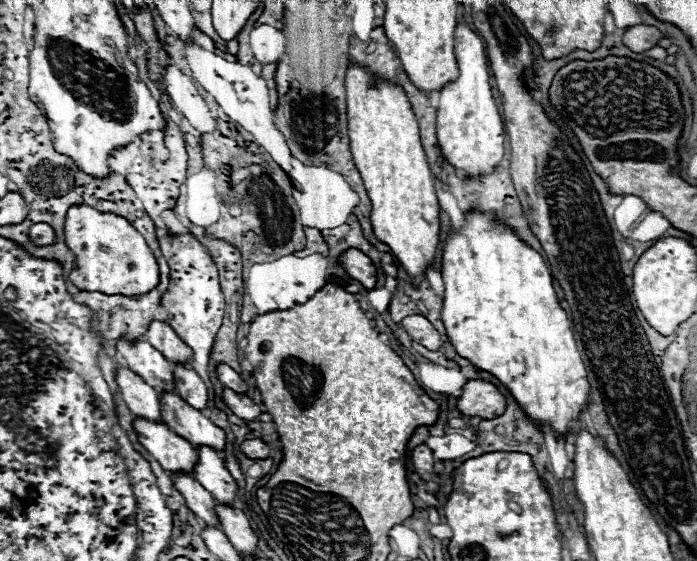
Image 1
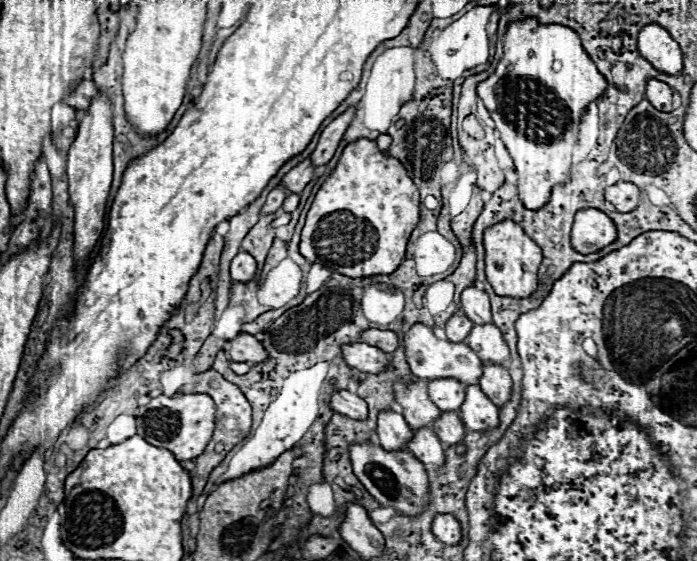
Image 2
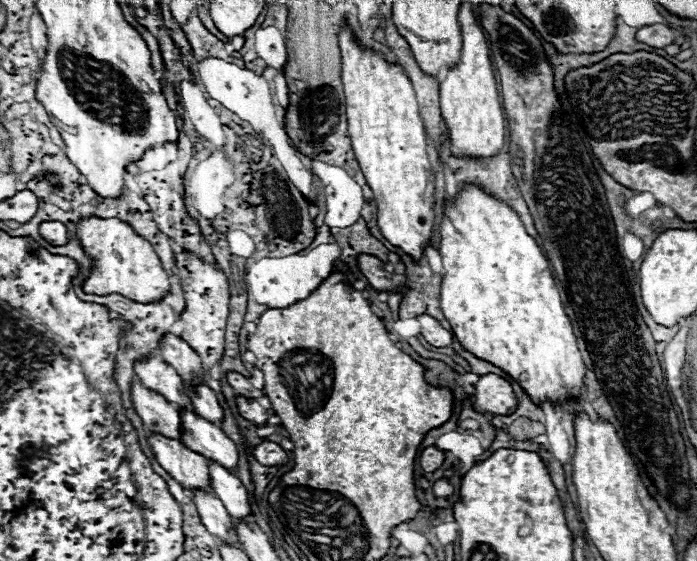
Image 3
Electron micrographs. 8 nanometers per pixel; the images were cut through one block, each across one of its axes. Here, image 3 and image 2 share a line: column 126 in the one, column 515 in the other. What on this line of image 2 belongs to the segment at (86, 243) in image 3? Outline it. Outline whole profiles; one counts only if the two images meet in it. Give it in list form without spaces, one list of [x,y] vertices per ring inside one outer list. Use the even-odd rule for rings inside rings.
[[[504,220],[484,230],[486,250],[486,278],[500,296],[528,298],[538,288],[538,266],[542,262],[540,246],[526,236],[526,232],[512,220]]]

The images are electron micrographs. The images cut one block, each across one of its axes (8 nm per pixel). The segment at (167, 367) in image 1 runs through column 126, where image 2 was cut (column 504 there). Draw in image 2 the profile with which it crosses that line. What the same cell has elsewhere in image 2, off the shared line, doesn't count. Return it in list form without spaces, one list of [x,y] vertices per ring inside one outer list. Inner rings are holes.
[[[494,324],[474,326],[470,336],[466,338],[466,344],[478,354],[482,362],[498,362],[500,366],[504,366],[510,360],[508,346]]]

